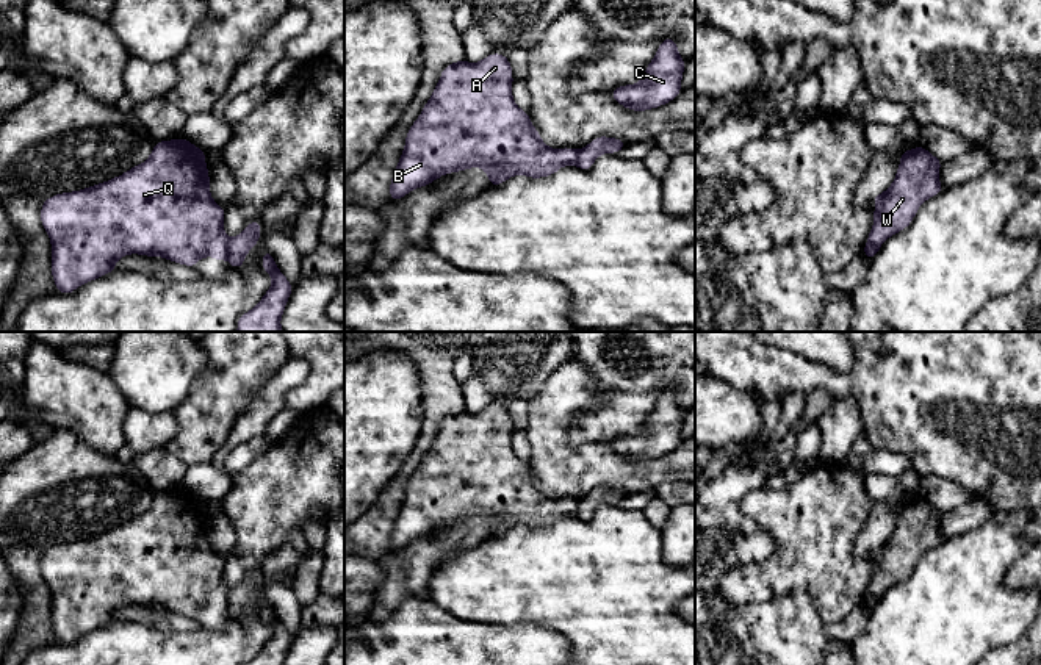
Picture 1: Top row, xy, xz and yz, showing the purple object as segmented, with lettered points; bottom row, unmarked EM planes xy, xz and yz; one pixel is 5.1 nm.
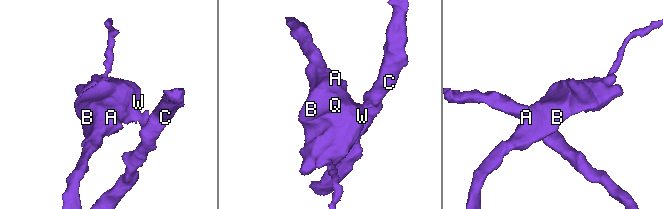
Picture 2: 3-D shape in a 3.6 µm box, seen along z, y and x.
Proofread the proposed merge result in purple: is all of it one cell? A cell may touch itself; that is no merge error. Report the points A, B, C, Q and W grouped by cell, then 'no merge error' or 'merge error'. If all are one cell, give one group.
groups A B Q W / C; merge error

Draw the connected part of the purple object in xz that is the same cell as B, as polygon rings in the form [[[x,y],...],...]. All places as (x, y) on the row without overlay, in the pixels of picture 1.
[[[490,404],[479,413],[465,410],[448,415],[440,430],[423,457],[421,465],[412,474],[405,487],[405,496],[390,534],[390,551],[405,548],[412,540],[423,538],[445,524],[460,523],[471,518],[482,518],[488,526],[488,535],[501,535],[513,526],[529,529],[551,527],[562,516],[578,515],[578,501],[571,498],[551,499],[540,488],[532,476],[529,463],[515,455],[512,448],[512,415],[502,404]]]

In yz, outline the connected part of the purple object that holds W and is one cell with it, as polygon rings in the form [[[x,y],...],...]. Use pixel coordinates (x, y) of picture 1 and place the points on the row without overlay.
[[[920,496],[905,501],[900,505],[900,515],[894,532],[884,543],[874,546],[874,576],[866,595],[881,595],[892,585],[905,581],[913,573],[919,557],[944,540],[938,529],[941,516],[942,512]]]

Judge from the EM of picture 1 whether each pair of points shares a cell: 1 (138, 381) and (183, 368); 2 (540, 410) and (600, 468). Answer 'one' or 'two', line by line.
1: one
2: one

